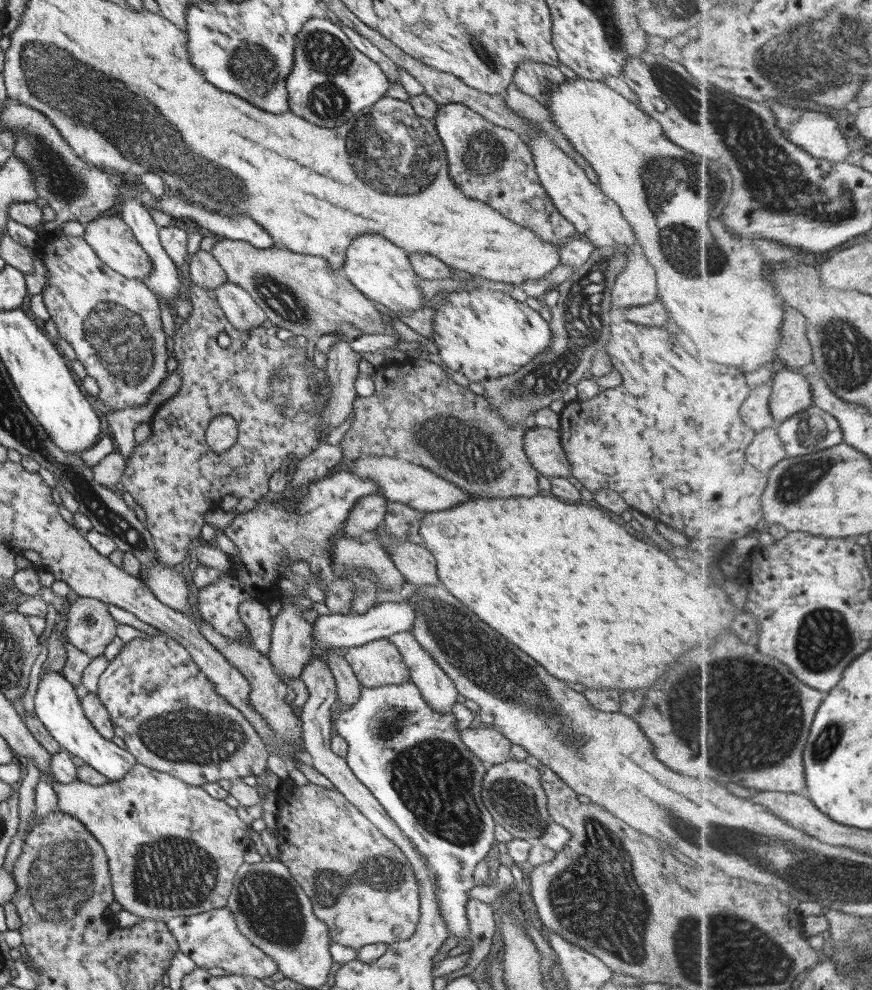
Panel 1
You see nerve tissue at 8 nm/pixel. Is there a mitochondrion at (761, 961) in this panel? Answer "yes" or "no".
yes

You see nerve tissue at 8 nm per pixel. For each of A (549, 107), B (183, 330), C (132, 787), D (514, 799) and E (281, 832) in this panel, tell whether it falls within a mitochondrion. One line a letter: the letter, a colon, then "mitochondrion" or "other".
A: other
B: other
C: other
D: mitochondrion
E: other

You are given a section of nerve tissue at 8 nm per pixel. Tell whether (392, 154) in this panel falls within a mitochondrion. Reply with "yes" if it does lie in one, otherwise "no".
yes

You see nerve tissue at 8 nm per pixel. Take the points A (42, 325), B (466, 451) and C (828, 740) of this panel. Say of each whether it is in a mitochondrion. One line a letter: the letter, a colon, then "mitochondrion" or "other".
A: other
B: mitochondrion
C: mitochondrion

